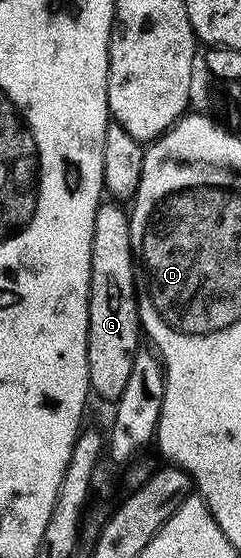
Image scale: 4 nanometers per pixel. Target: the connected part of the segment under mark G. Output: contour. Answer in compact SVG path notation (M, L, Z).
M100 202L93 221L91 250L91 300L87 330L87 368L91 391L114 401L125 393L133 357L141 350L139 306L135 300L137 264L131 248L131 217L118 202Z

